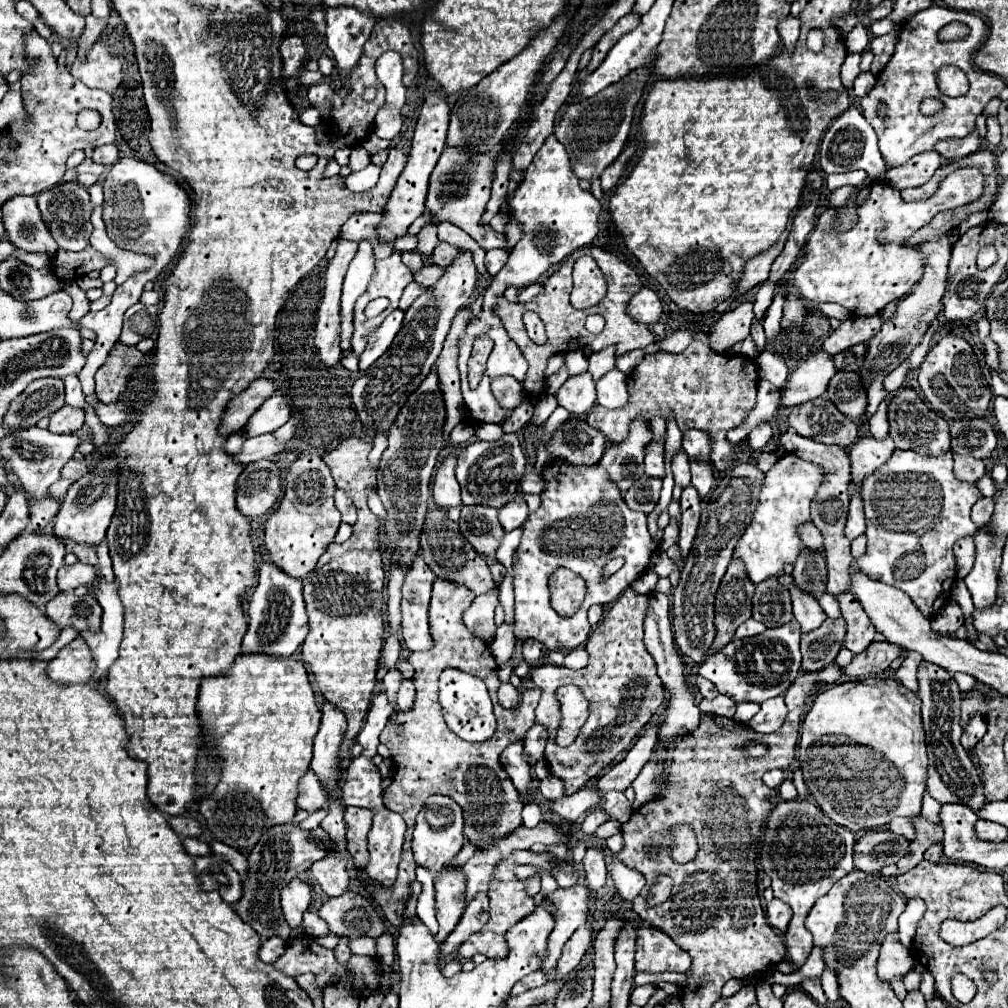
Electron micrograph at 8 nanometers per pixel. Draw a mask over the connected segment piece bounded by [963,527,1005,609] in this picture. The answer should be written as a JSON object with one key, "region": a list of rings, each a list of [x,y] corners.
{"region":[[[985,527],[975,533],[977,557],[971,573],[963,579],[973,595],[975,609],[989,609],[997,599],[997,581],[1001,567],[1001,549],[1005,539],[989,539]]]}

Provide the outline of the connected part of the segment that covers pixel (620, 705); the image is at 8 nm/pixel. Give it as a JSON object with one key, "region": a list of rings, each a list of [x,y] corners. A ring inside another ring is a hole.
{"region":[[[631,587],[625,589],[625,595],[621,595],[613,606],[609,609],[605,619],[597,625],[597,629],[589,635],[589,641],[585,645],[587,653],[589,653],[589,665],[579,669],[579,671],[571,671],[565,667],[556,665],[539,665],[533,669],[531,677],[535,681],[535,685],[541,689],[541,699],[539,705],[535,709],[537,715],[537,723],[545,725],[549,731],[549,741],[547,741],[547,749],[545,749],[545,761],[551,769],[553,775],[561,777],[565,781],[565,795],[573,795],[575,791],[579,791],[585,781],[589,781],[591,777],[597,777],[603,773],[603,769],[623,751],[627,751],[635,739],[635,735],[649,723],[649,719],[661,709],[661,705],[665,703],[665,689],[663,683],[657,675],[657,665],[653,663],[653,657],[649,655],[649,651],[643,645],[643,619],[645,619],[645,611],[649,606],[649,595],[639,595],[635,593]],[[565,683],[571,685],[579,685],[583,691],[587,691],[587,699],[589,699],[589,719],[587,723],[581,727],[581,733],[577,735],[577,739],[573,741],[573,745],[569,747],[559,747],[555,743],[555,731],[559,729],[559,701],[557,701],[557,689]]]}

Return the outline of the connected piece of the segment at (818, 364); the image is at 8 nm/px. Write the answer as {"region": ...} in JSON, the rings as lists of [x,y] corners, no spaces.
{"region":[[[825,351],[809,355],[791,375],[781,397],[783,407],[793,407],[799,401],[811,401],[827,391],[829,381],[837,373],[833,357]]]}

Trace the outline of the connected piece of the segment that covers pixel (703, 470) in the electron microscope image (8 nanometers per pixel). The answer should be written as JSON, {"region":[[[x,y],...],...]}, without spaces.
{"region":[[[691,459],[691,475],[693,475],[691,485],[699,491],[701,499],[705,499],[709,489],[711,489],[711,485],[713,485],[713,473],[711,473],[711,469],[707,465]]]}

